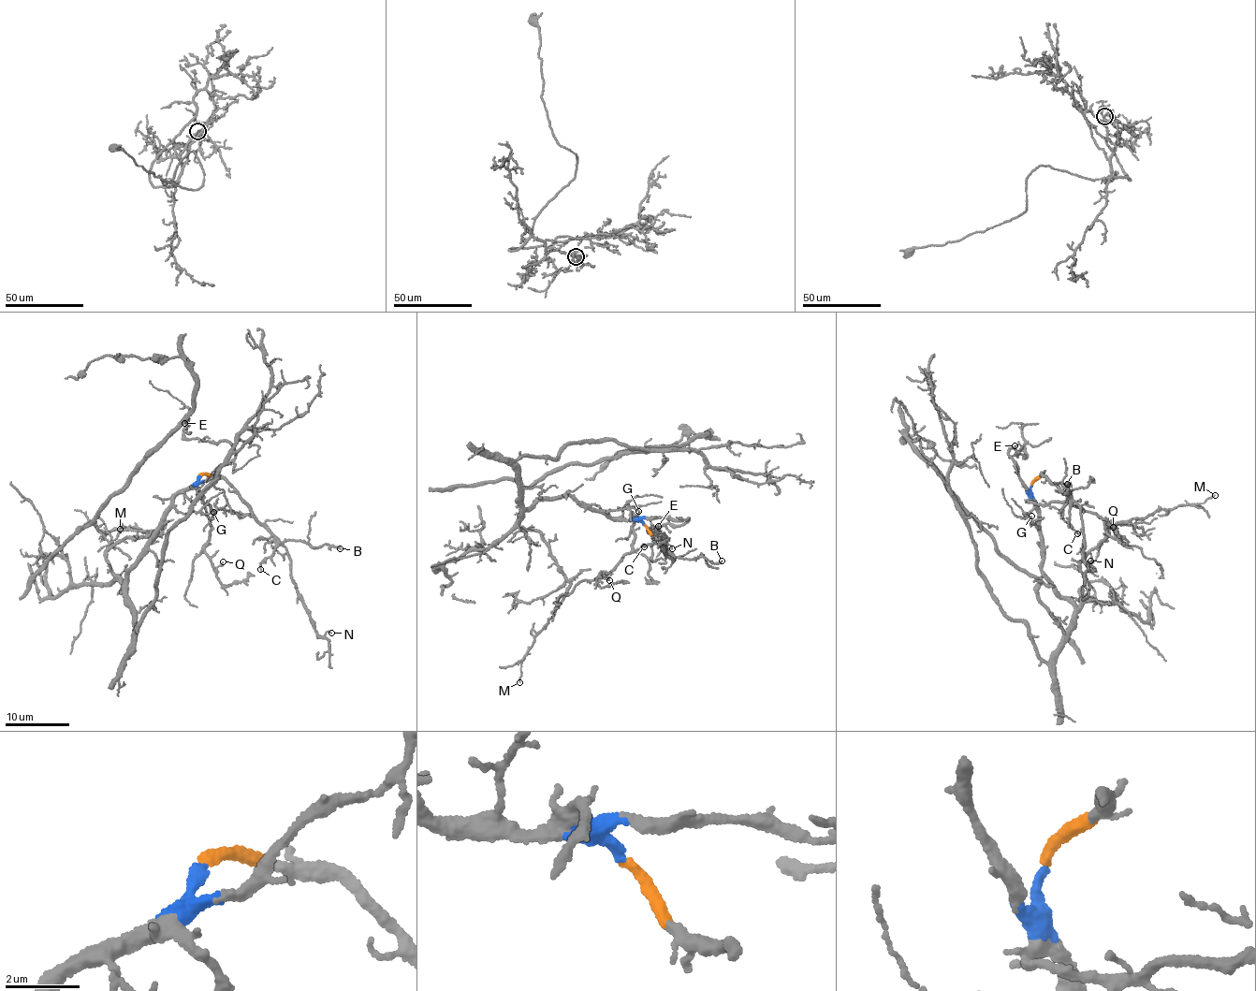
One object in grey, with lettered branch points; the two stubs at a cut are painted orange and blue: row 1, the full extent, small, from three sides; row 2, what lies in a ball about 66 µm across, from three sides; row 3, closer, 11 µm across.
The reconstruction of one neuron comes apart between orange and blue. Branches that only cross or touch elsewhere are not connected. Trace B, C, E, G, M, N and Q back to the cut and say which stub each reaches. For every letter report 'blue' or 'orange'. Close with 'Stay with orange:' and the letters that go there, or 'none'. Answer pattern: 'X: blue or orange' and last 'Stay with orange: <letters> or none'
B: orange
C: orange
E: blue
G: blue
M: blue
N: orange
Q: blue
Stay with orange: B, C, N

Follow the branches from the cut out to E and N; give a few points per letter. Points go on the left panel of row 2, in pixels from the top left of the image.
E: (201, 475), (199, 482), (209, 480), (233, 460), (233, 447), (221, 441), (187, 440), (184, 423)
N: (201, 475), (221, 476), (285, 548), (290, 560), (290, 579), (309, 620), (321, 635), (331, 632)

